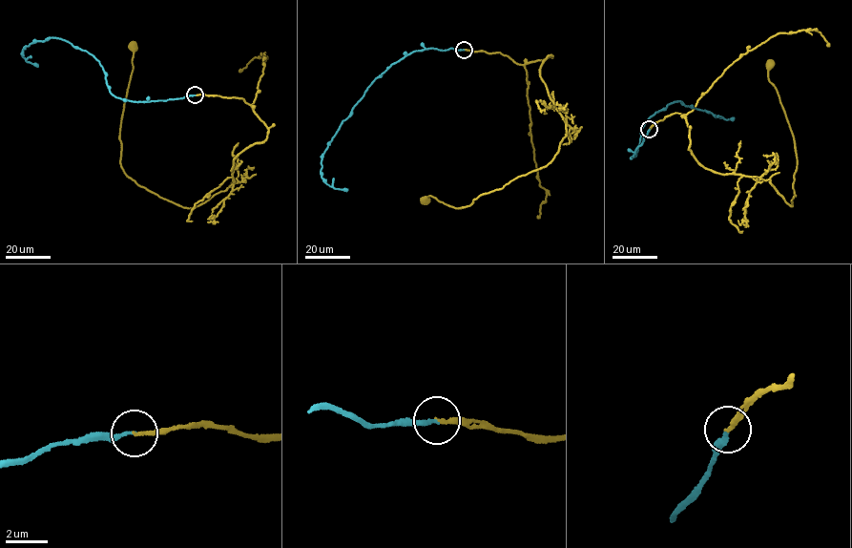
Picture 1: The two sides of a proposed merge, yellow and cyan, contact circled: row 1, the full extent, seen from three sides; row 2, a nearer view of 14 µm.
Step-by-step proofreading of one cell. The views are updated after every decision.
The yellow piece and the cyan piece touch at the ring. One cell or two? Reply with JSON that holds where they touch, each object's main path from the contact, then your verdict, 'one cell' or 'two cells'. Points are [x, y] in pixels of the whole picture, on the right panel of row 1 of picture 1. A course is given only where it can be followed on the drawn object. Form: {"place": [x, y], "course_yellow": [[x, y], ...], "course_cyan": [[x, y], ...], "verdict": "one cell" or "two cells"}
{"place": [649, 129], "course_yellow": [[649, 129], [684, 114], [700, 164], [770, 179], [791, 206], [795, 139], [770, 63]], "course_cyan": [[649, 129], [633, 157], [645, 122], [668, 104], [679, 101], [727, 119], [733, 118]], "verdict": "one cell"}

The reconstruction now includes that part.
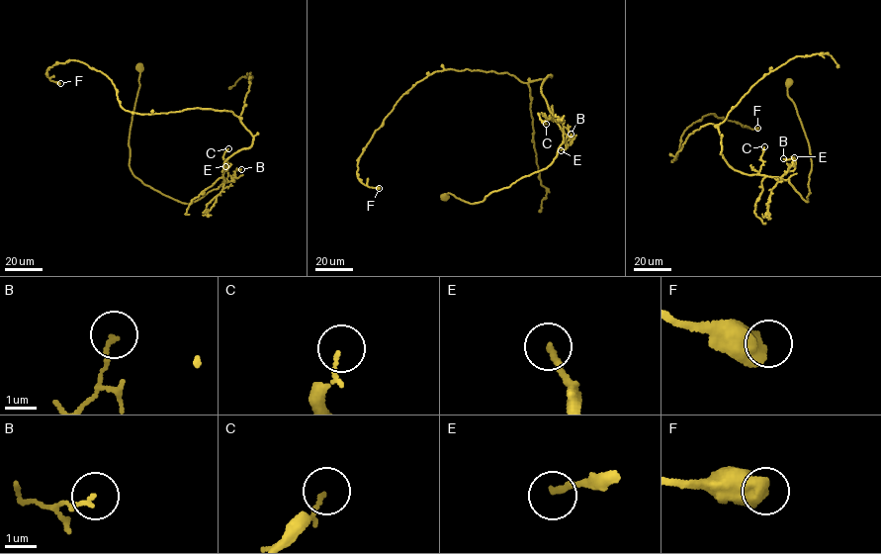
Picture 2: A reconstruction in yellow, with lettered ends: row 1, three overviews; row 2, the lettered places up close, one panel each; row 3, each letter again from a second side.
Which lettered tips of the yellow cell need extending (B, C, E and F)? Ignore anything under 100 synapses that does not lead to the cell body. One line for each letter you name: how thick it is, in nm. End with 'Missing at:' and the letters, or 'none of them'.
Missing at: none of them

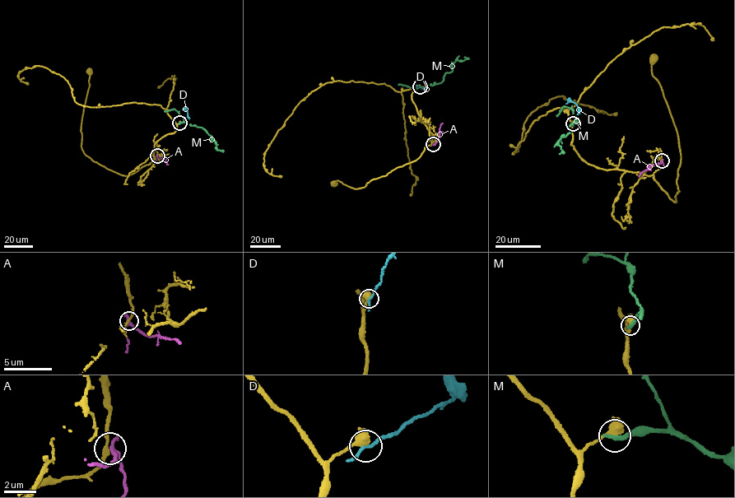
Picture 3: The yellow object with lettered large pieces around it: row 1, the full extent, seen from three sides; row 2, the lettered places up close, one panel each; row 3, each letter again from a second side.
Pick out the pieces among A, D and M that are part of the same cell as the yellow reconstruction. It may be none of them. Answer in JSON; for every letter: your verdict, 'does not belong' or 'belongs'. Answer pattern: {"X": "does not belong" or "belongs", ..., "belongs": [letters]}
{"A": "does not belong", "D": "does not belong", "M": "does not belong", "belongs": []}

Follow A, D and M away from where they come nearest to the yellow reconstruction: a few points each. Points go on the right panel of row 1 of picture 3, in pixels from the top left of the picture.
A: (662, 160), (639, 175)
D: (573, 123), (579, 109), (572, 101), (565, 104)
M: (573, 123), (579, 120), (570, 124), (569, 132), (558, 141), (557, 144), (564, 152), (559, 153)

